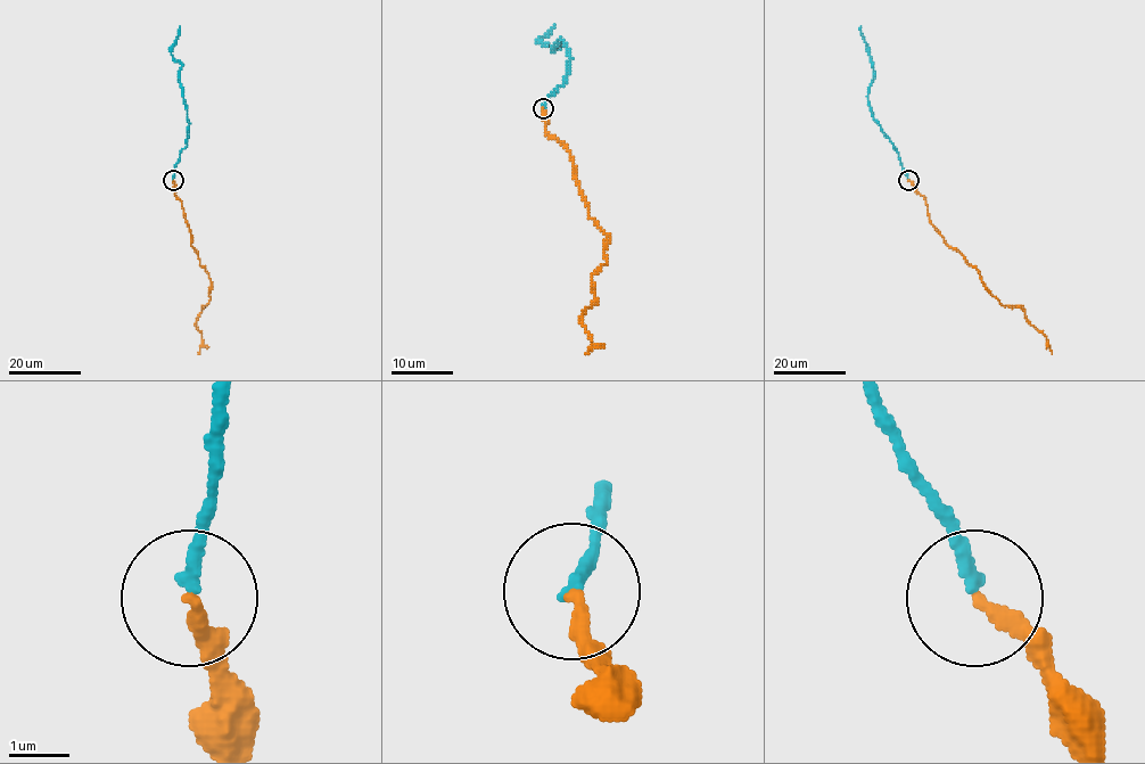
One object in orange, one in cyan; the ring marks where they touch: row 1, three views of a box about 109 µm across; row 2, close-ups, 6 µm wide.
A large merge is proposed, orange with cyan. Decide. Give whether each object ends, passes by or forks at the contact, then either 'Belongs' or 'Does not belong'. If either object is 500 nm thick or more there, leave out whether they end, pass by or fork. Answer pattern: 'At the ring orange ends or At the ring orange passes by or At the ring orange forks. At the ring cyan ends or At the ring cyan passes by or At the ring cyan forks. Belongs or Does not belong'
At the ring orange ends. At the ring cyan ends. Belongs

